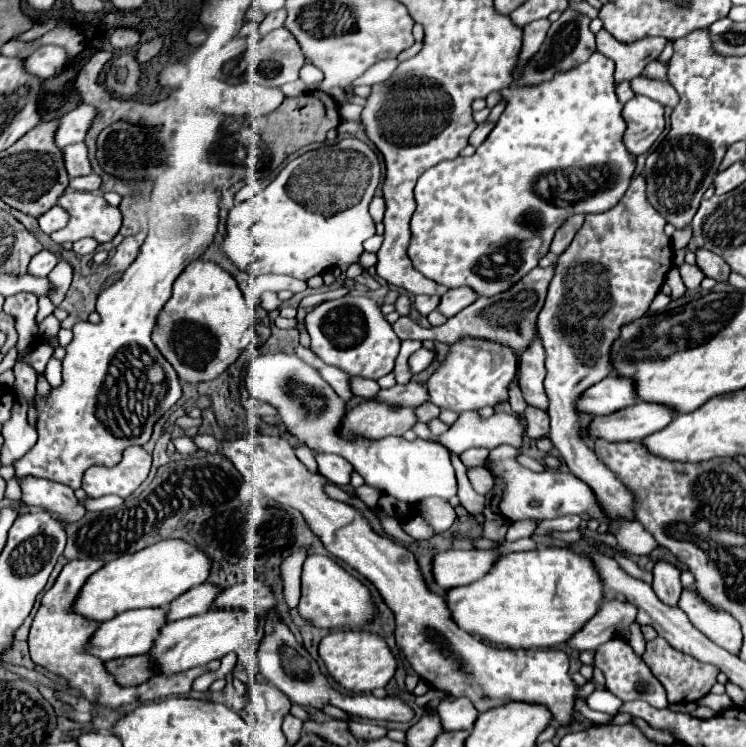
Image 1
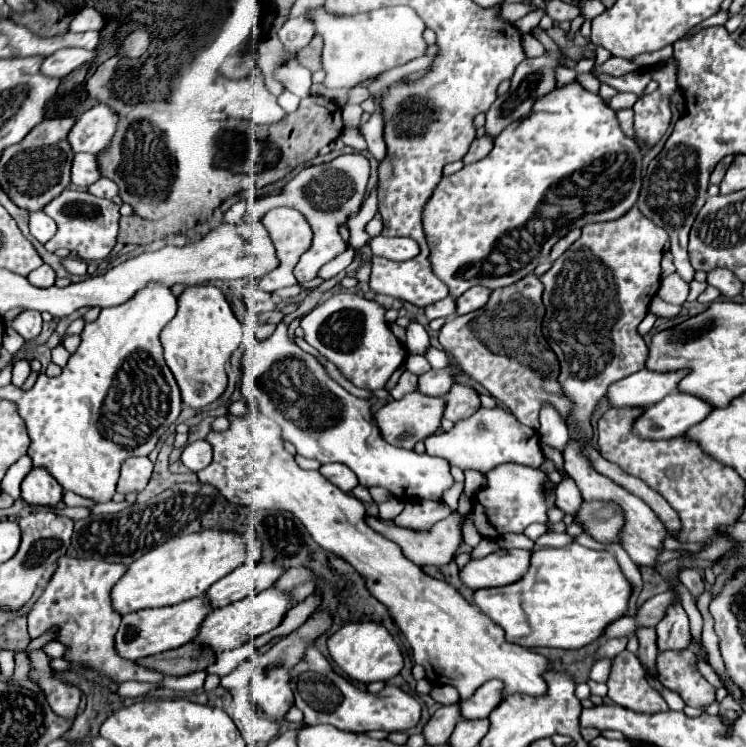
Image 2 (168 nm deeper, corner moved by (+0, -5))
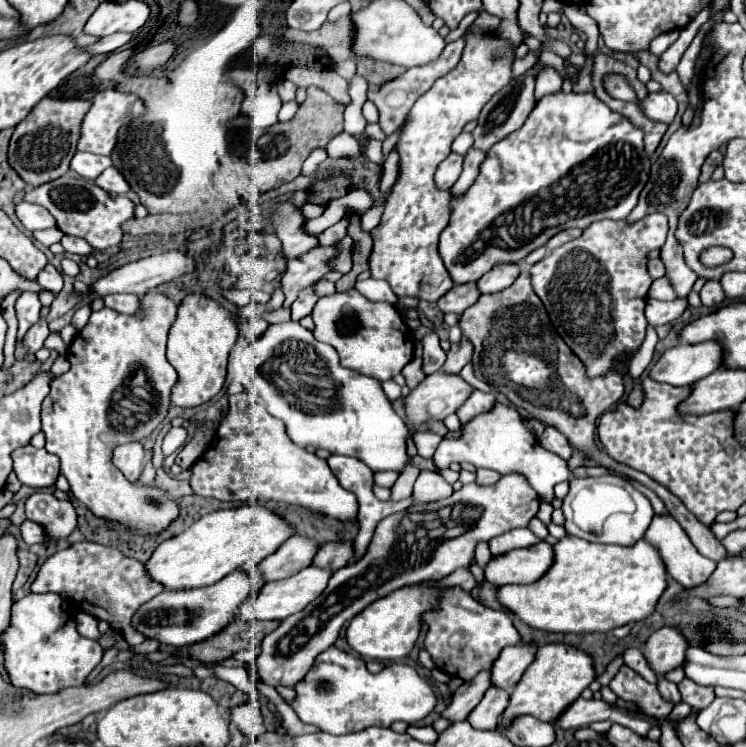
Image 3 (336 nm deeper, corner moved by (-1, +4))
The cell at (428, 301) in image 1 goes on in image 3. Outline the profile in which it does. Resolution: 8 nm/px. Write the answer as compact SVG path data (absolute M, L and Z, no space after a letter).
M466 282L466 284L454 284L454 288L438 302L438 308L442 312L454 312L462 314L466 308L478 302L482 292L478 290L476 282Z

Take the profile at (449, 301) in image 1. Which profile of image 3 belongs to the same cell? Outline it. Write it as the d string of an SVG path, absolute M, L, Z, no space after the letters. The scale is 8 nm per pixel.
M496 264L486 276L478 280L478 288L482 288L484 294L500 292L512 286L518 276L520 276L520 264Z

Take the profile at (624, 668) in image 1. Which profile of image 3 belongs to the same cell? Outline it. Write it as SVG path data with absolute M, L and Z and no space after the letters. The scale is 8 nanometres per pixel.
M622 666L618 674L610 682L610 690L626 700L638 704L648 716L654 716L658 720L666 718L672 712L672 704L666 704L662 696L658 696L658 690L654 684L648 684L640 674L630 670L628 666Z

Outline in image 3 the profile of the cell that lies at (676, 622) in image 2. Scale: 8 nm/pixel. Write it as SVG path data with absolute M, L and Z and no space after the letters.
M660 628L656 630L646 644L642 646L642 654L650 668L664 676L666 672L678 668L682 664L682 652L686 652L688 642L676 628Z

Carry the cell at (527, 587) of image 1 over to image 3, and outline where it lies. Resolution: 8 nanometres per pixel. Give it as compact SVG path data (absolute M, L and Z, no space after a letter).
M566 536L554 544L554 564L534 584L502 586L498 600L522 622L544 632L608 632L648 618L668 588L666 566L646 540L634 546L594 544Z

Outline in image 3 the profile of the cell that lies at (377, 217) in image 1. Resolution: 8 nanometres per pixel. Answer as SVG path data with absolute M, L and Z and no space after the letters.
M342 238L336 246L338 246L338 248L336 248L338 252L336 252L336 256L328 262L328 266L330 266L334 272L346 274L346 272L350 272L350 268L352 268L352 252L350 252L352 240L350 240L350 238Z

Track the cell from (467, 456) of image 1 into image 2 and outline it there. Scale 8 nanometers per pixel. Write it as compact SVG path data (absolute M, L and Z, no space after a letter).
M465 469L465 489L467 497L475 497L485 487L485 475L475 469Z

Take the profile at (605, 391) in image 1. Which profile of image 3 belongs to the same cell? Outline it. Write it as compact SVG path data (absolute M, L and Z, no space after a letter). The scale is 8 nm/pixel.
M716 340L678 344L662 354L650 368L650 378L672 386L688 386L722 368L722 346Z

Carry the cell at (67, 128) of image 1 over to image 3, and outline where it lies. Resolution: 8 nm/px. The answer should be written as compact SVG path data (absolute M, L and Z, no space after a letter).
M114 88L98 92L94 96L92 108L88 110L88 114L82 122L82 136L80 136L80 142L78 142L78 150L110 156L110 152L116 146L120 126L134 120L134 118L138 118L138 116L142 116L142 114L144 114L144 102L136 94L124 94L124 92L114 90Z

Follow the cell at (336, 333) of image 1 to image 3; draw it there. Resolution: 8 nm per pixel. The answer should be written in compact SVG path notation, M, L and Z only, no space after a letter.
M356 288L322 296L314 306L312 320L316 324L314 336L336 348L342 366L382 382L400 374L414 356L414 332L406 326L398 308L388 302L372 302Z

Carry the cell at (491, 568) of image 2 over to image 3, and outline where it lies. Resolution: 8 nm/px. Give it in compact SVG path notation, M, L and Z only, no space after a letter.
M540 540L530 548L512 550L504 556L492 558L484 574L486 574L486 580L496 586L530 584L542 578L552 566L552 562L554 562L552 544Z

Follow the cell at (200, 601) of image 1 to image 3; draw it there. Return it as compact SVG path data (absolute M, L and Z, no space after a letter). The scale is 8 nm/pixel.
M292 536L286 540L286 544L282 544L282 548L278 548L278 552L274 552L274 556L268 556L258 568L268 582L282 580L310 566L318 548L320 544L308 536Z

